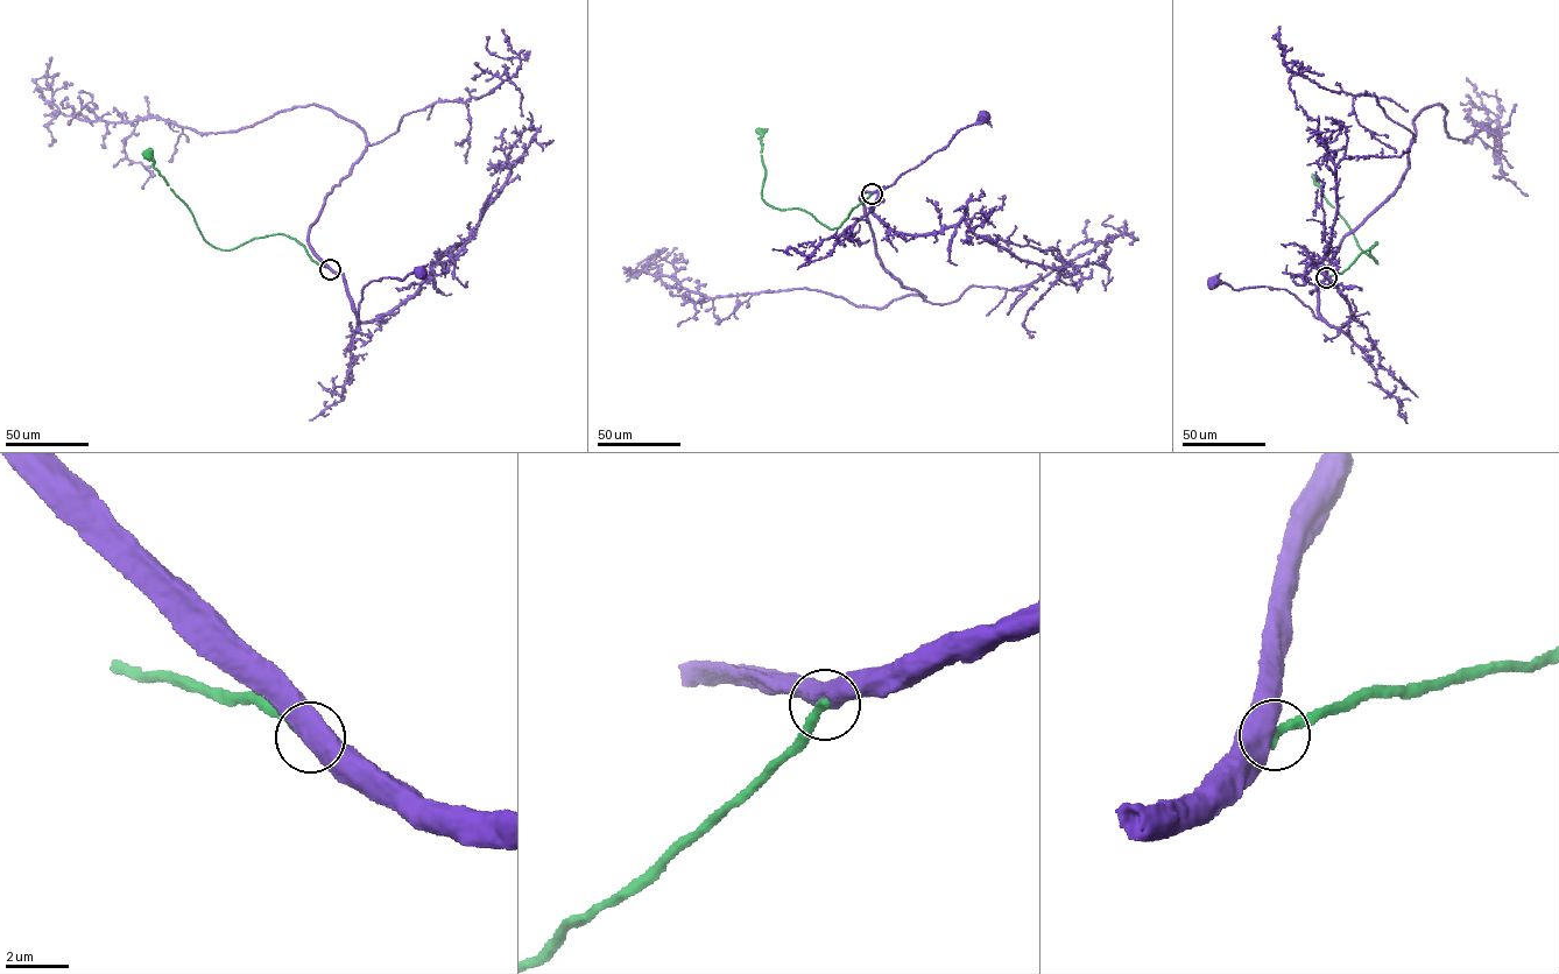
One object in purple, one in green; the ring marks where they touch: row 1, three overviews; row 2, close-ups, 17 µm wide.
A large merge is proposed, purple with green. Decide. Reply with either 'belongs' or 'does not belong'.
does not belong

